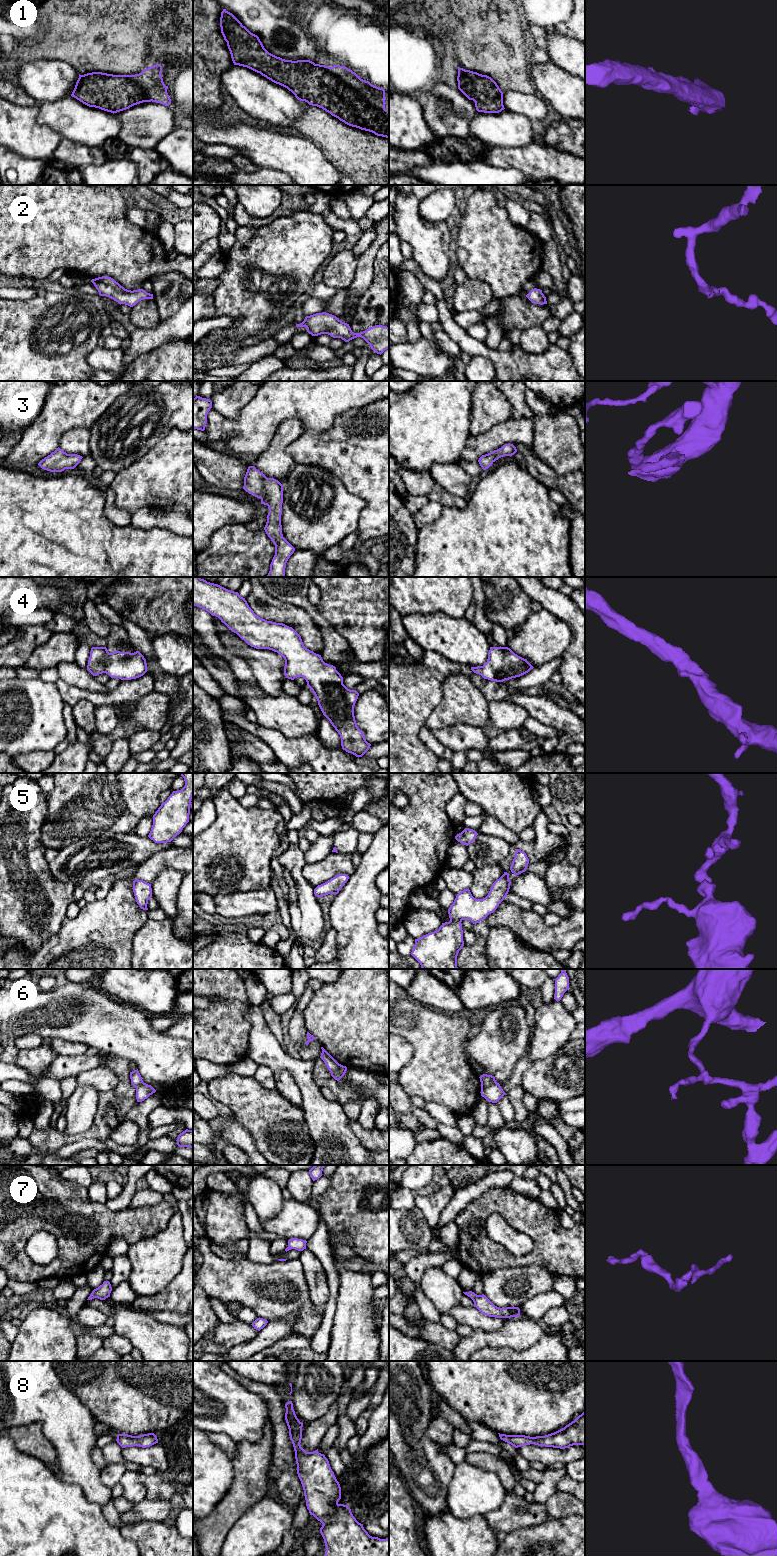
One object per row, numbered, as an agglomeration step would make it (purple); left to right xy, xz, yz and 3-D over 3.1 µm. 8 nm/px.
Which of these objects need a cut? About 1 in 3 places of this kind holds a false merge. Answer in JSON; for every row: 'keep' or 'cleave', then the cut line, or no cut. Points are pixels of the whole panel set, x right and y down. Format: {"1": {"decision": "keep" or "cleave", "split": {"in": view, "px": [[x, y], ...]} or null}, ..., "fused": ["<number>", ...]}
{"1": {"decision": "keep", "split": null}, "2": {"decision": "keep", "split": null}, "3": {"decision": "keep", "split": null}, "4": {"decision": "keep", "split": null}, "5": {"decision": "keep", "split": null}, "6": {"decision": "cleave", "split": {"in": "yz", "px": [[495, 1081], [481, 1089]]}}, "7": {"decision": "keep", "split": null}, "8": {"decision": "keep", "split": null}, "fused": ["6"]}

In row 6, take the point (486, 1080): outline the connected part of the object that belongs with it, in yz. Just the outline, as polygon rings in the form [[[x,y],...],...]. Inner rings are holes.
[[[483,1074],[480,1077],[481,1089],[488,1087],[496,1082],[495,1077],[492,1075]]]

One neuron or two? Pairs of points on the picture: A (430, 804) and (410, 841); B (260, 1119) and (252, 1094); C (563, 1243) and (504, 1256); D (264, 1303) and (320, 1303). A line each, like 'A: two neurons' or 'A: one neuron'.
A: one neuron
B: one neuron
C: one neuron
D: two neurons

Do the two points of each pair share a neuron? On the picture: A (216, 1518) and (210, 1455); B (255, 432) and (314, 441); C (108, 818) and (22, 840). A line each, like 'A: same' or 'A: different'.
A: different
B: different
C: different

